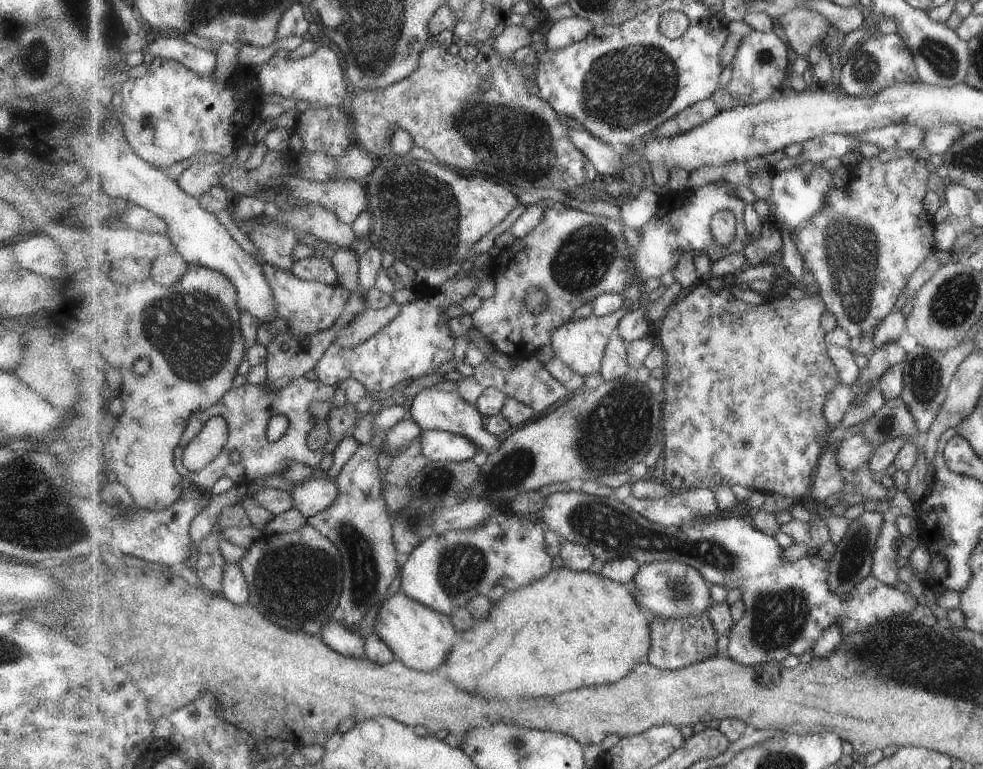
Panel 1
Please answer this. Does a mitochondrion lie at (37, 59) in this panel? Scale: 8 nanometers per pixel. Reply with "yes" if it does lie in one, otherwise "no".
yes

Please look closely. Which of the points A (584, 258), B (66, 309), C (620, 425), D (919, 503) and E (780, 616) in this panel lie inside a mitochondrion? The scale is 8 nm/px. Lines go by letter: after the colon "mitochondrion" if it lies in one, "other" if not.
A: mitochondrion
B: other
C: mitochondrion
D: other
E: mitochondrion

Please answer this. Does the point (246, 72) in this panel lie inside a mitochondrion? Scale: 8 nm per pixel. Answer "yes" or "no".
no

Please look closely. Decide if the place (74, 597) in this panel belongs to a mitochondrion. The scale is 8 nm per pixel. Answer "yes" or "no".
no

